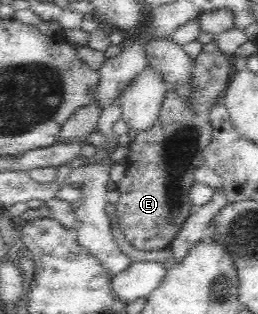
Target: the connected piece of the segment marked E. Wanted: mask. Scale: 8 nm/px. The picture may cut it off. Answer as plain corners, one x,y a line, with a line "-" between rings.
216,36
209,43
201,45
199,55
191,60
188,72
189,91
186,96
175,88
169,88
159,115
155,123
143,131
137,131
133,139
127,145
129,149
129,161
127,161
127,176
119,180
115,186
119,193
119,200
115,204
115,223
125,236
125,241
137,250
161,250
171,246
181,225
191,215
188,210
190,197
186,193
186,185
193,181
193,169
204,162
204,152
213,138
213,126
211,113
215,105
222,100
223,93
227,90
230,78
234,75
234,55
223,51
219,47

